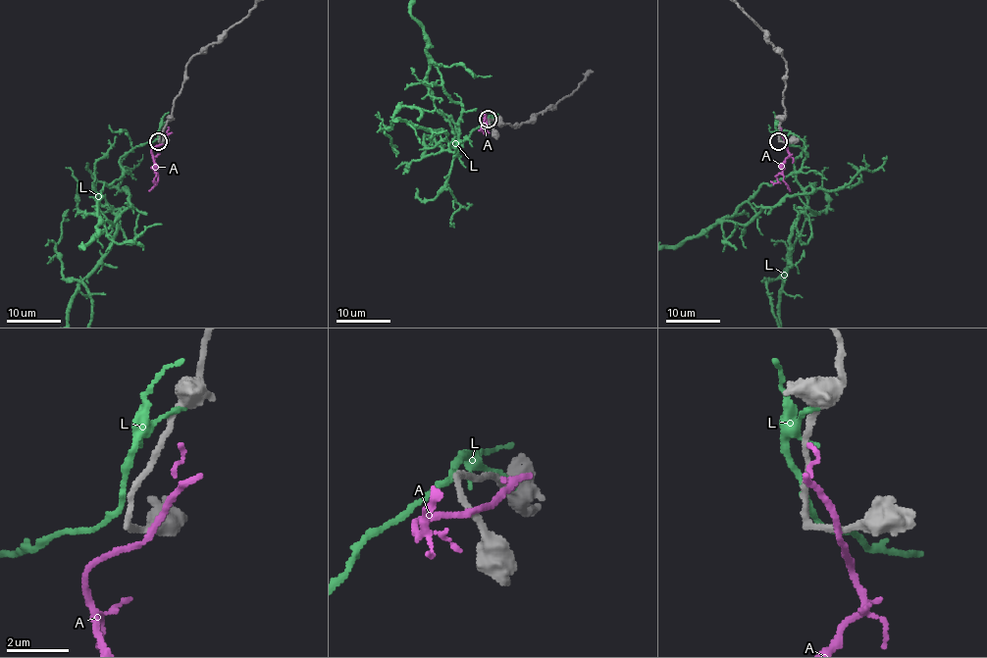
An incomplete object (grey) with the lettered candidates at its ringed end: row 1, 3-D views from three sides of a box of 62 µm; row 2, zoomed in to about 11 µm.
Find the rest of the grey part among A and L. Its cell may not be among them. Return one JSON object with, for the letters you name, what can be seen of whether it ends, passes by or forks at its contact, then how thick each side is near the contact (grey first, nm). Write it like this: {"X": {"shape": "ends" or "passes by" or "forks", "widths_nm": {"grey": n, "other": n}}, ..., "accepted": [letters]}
{"accepted": []}

